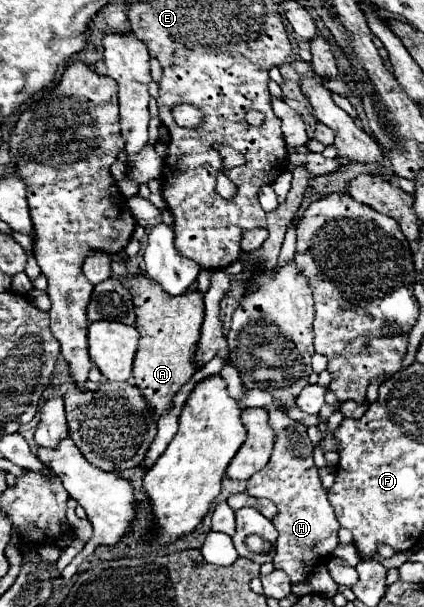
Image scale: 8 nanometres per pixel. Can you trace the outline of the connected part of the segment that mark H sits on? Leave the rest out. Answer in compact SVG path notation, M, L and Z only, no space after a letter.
M230 363L224 365L220 375L226 379L228 393L236 397L242 409L260 407L260 409L266 409L270 415L270 427L276 433L274 451L272 451L270 463L254 477L248 479L246 491L252 497L268 497L278 507L278 513L272 519L272 525L278 529L276 557L272 563L276 569L284 571L290 577L290 583L304 583L314 571L314 567L324 563L326 557L330 557L332 551L338 547L338 529L340 529L334 509L326 499L326 489L320 483L318 467L314 465L314 457L312 457L314 445L308 439L306 425L294 423L288 417L288 413L284 413L276 405L276 399L266 391L246 389L236 369Z

